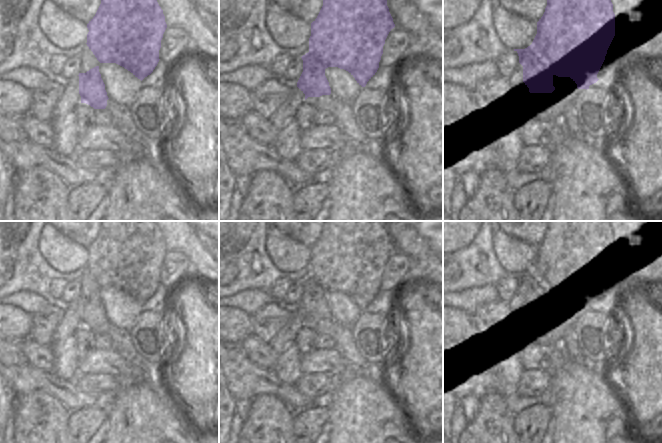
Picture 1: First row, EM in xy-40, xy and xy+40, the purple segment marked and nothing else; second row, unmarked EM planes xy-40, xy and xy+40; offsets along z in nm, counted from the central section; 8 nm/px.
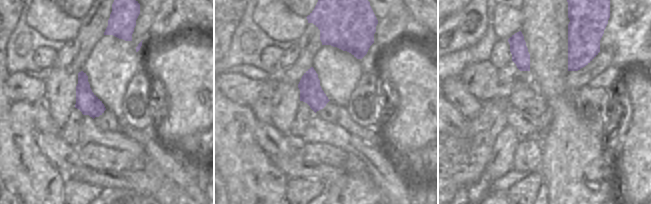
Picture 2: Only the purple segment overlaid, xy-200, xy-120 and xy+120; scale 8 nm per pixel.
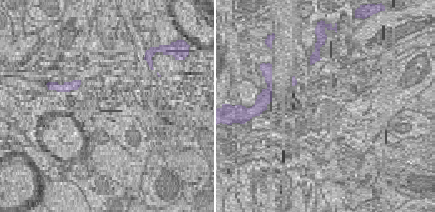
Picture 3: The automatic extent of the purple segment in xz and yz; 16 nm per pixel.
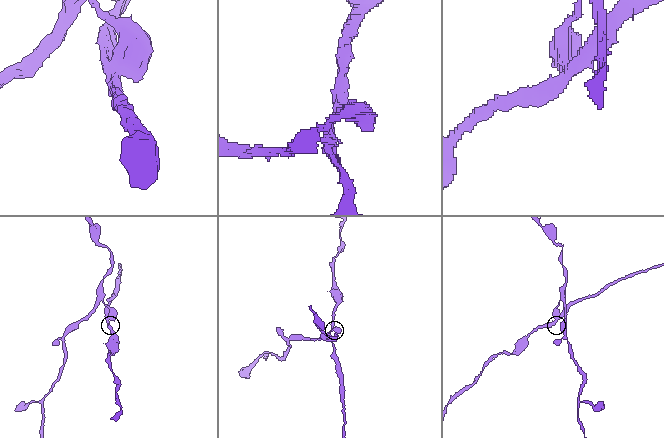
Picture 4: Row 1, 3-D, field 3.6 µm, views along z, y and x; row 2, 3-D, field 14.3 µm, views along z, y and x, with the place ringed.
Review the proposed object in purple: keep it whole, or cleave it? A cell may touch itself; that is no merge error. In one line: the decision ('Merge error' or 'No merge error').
Merge error

